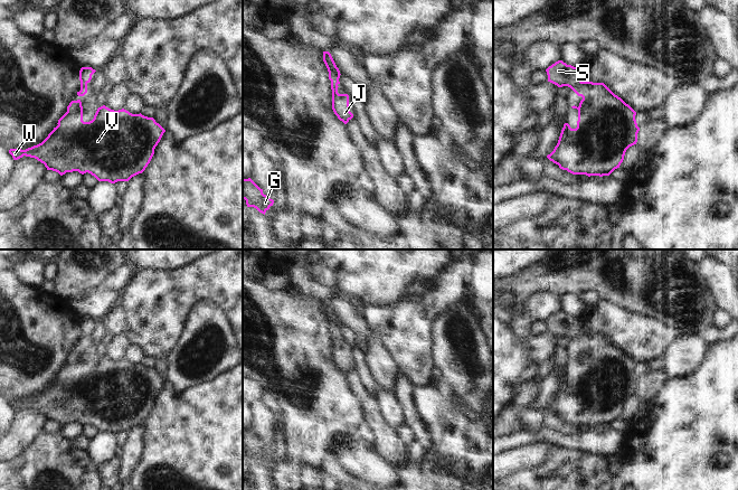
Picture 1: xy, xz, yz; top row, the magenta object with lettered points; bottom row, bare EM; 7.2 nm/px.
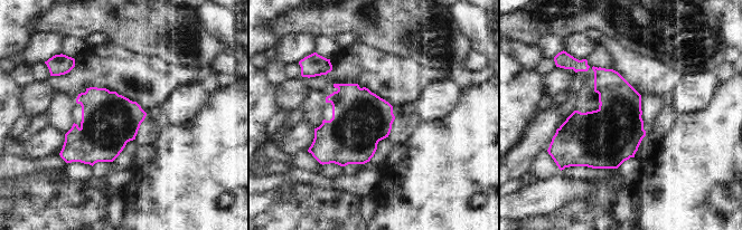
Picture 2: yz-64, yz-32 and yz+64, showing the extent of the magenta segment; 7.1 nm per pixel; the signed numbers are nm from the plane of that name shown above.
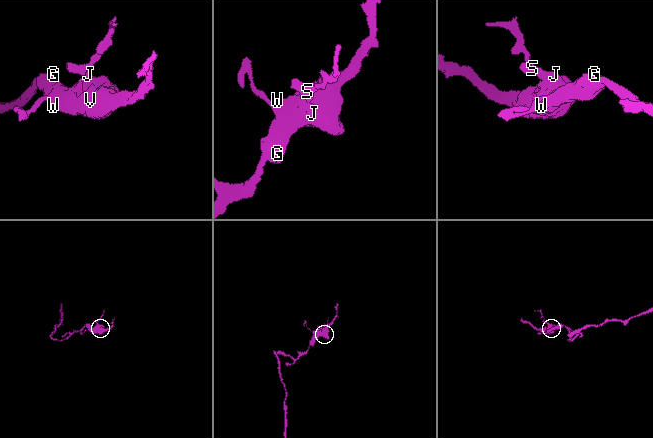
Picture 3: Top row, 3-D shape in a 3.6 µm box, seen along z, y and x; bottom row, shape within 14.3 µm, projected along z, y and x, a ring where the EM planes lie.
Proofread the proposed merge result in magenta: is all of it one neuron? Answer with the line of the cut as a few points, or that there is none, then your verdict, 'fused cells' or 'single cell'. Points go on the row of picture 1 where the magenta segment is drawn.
no cut | single cell

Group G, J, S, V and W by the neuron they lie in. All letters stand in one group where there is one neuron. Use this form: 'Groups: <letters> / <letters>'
Groups: G J S V W

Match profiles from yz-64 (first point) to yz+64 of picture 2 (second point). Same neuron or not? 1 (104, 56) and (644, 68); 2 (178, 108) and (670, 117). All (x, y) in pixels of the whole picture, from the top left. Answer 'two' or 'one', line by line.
1: one
2: two

